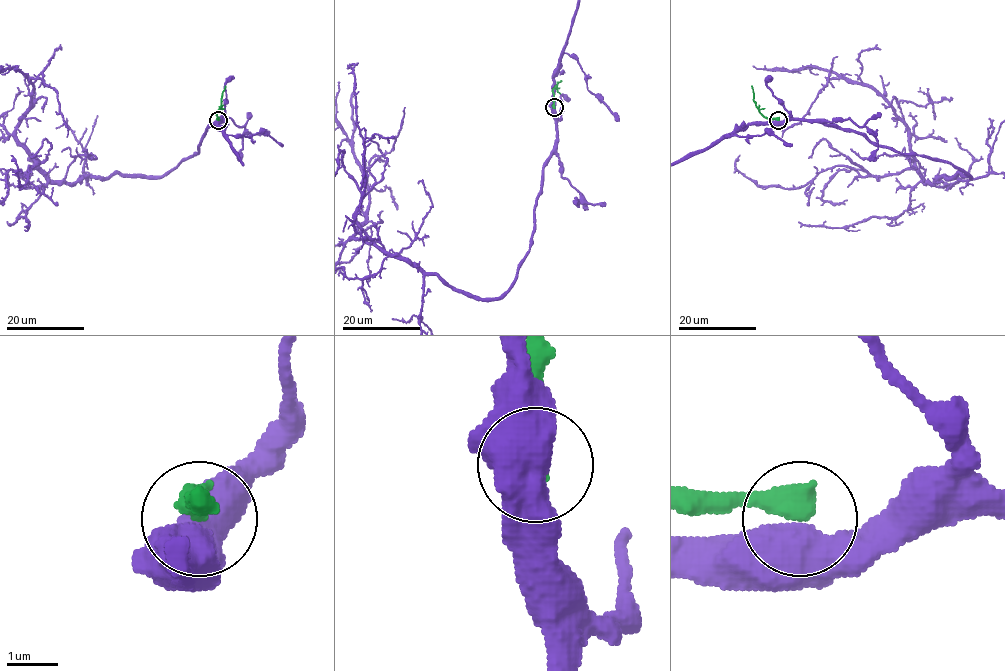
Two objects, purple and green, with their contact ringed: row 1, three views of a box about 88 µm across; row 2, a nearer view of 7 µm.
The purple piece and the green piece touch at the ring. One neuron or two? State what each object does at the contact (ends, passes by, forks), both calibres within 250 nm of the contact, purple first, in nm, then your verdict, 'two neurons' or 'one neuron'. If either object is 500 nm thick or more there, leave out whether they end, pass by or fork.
800/500 nm | two neurons

